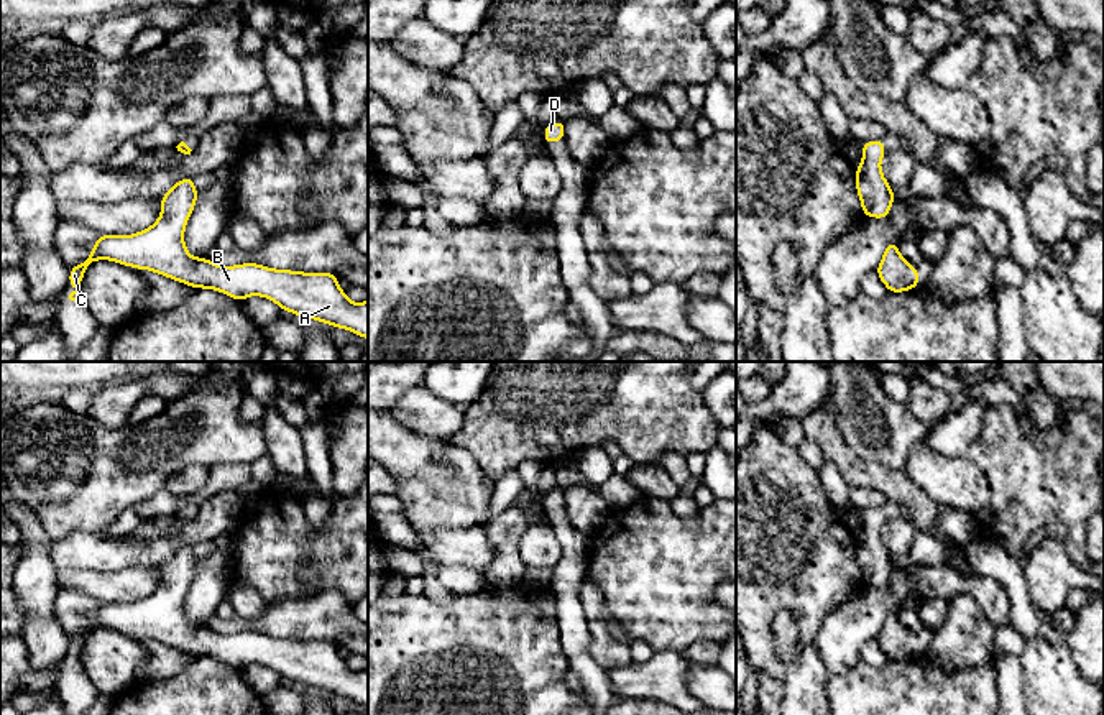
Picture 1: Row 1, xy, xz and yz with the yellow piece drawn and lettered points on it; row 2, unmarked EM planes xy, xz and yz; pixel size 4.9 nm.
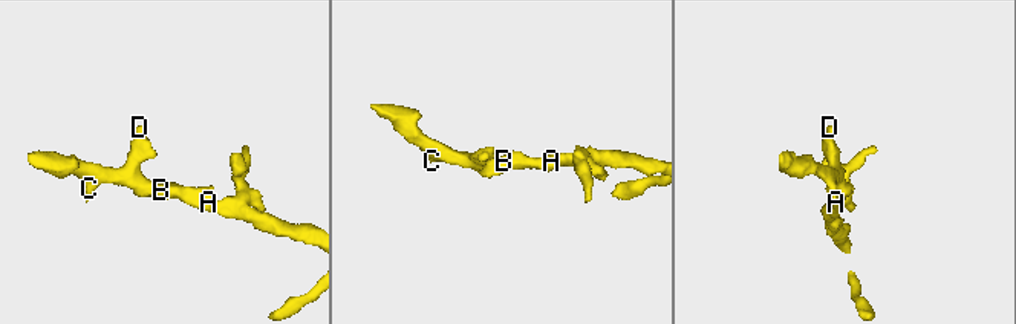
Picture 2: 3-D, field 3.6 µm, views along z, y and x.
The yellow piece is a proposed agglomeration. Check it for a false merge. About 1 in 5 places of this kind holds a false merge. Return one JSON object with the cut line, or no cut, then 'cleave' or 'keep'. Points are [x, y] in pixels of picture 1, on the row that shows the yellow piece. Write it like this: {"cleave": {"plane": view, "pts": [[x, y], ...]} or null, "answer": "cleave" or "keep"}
{"cleave": null, "answer": "keep"}

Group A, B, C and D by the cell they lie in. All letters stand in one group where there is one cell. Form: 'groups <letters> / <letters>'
groups A B C D

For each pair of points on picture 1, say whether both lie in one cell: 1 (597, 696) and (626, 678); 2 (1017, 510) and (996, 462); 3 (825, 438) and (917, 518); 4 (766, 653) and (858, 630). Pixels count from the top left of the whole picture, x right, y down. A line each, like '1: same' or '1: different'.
1: different
2: same
3: same
4: different

